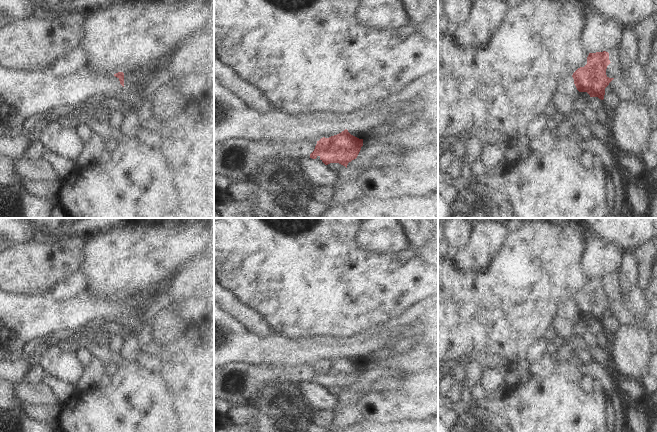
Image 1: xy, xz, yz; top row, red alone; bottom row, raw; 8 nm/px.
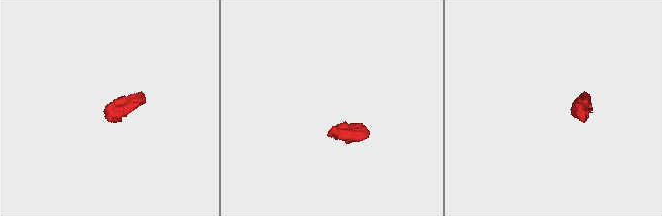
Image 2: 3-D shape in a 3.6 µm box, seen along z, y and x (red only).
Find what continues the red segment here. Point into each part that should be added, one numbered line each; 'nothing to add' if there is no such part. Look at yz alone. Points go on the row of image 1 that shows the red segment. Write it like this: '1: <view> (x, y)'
nothing to add

